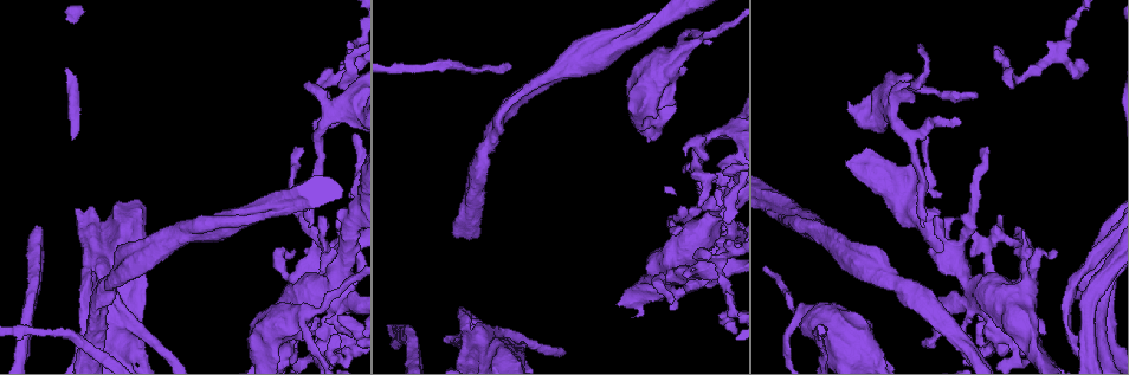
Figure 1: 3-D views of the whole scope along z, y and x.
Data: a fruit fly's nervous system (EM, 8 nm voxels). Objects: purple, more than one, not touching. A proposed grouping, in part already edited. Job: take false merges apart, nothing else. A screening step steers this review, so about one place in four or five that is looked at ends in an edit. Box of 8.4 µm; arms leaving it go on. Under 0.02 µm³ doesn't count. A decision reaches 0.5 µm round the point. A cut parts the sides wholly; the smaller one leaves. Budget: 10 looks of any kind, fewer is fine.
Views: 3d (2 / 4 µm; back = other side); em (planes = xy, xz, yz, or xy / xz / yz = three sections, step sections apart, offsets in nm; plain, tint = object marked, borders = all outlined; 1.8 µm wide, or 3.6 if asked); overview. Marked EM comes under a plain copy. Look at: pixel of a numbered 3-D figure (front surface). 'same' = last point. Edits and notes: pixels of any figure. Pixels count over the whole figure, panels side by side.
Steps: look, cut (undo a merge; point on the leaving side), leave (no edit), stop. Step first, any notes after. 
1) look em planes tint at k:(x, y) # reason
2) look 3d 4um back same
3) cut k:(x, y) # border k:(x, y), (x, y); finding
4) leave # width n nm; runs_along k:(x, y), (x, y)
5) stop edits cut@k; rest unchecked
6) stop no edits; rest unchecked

look em yz step 4 tint at 1:(693, 153) # three-way junction

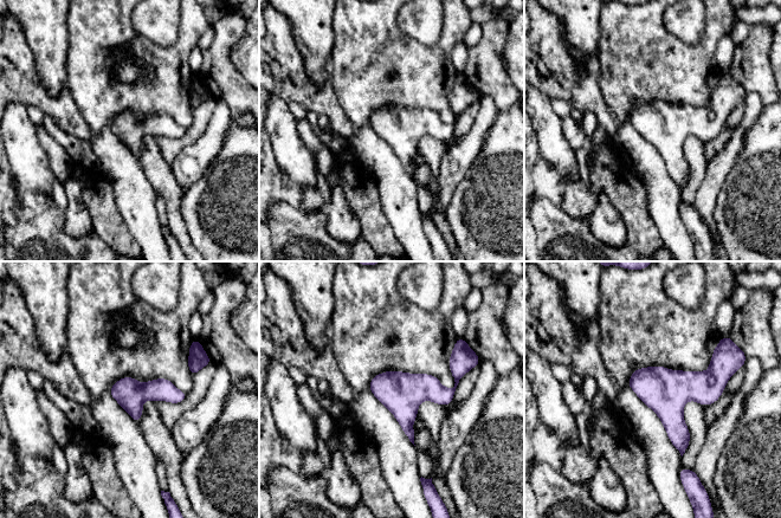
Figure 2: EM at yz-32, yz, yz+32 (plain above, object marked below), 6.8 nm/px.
look em planes tint same

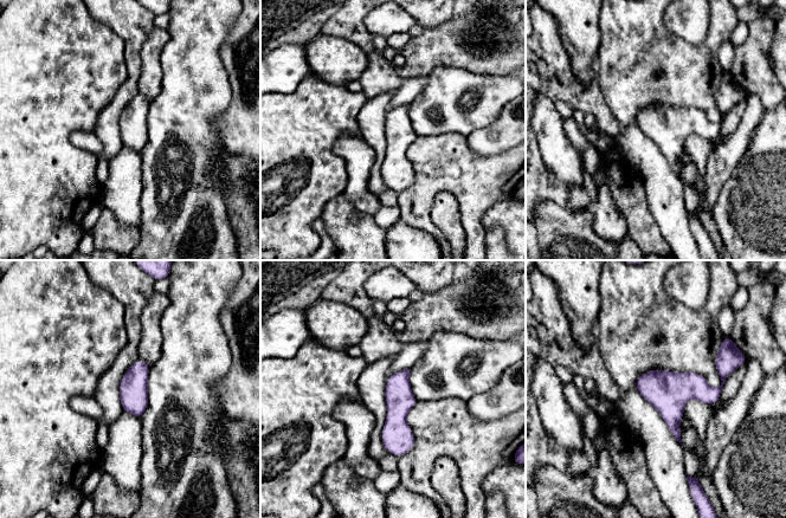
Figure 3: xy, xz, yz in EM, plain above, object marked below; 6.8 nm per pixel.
leave # one neuron here

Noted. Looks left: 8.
look em planes tint at 1:(869, 268) # arms part here

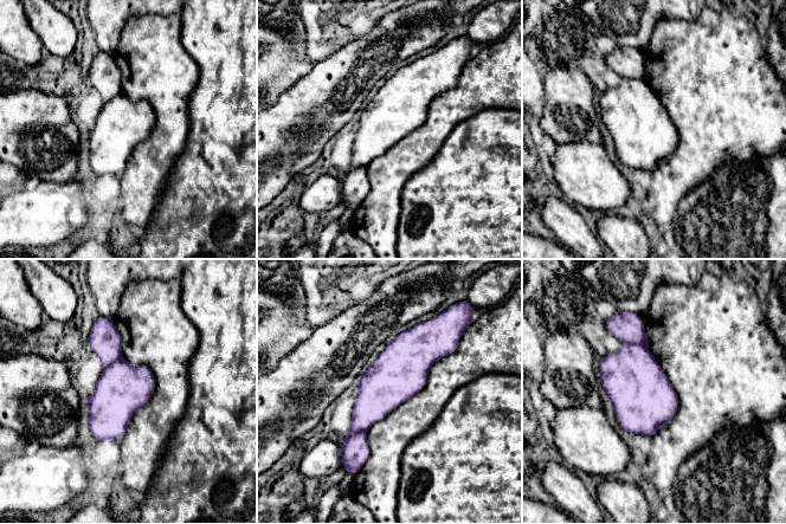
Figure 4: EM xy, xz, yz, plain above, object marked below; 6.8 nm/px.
cut 4:(627, 328) # two neurons meet here

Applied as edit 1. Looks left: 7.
look overview

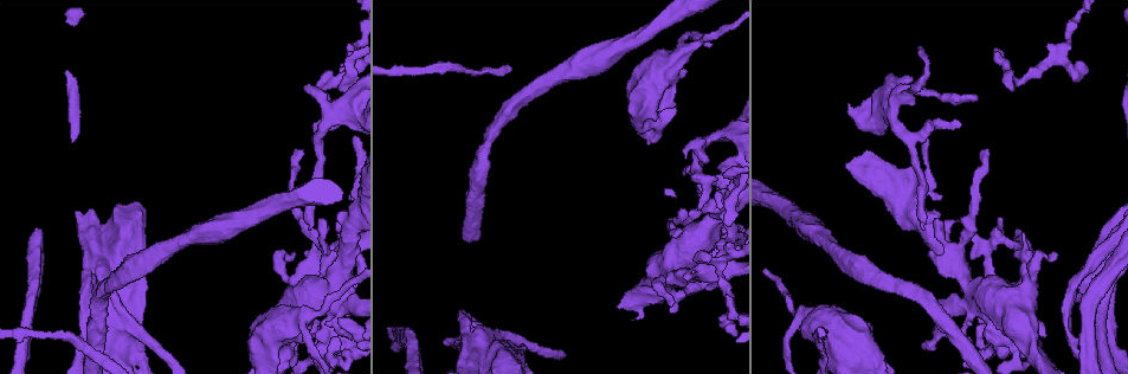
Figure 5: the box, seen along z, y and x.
look em planes tint at 5:(708, 240) # abrupt turn

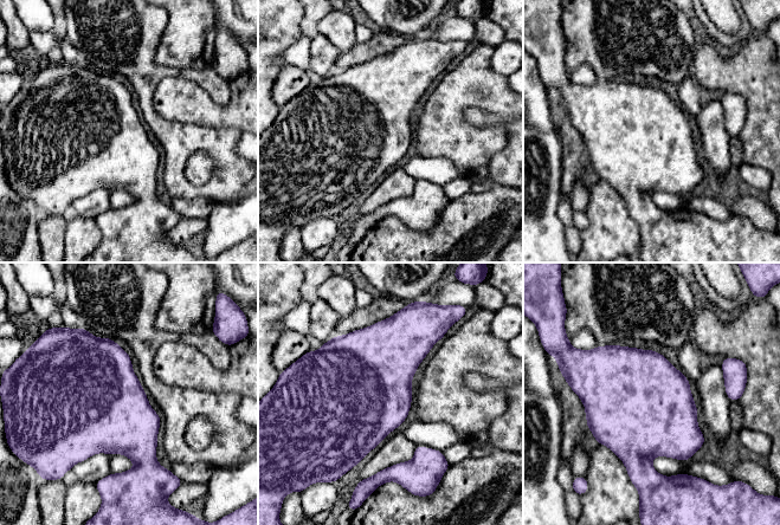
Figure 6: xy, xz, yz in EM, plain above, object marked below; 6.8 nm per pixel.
leave # one neuron here

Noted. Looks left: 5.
look em 3.6um xz step 4 tint at 5:(1098, 339) # calibre changes

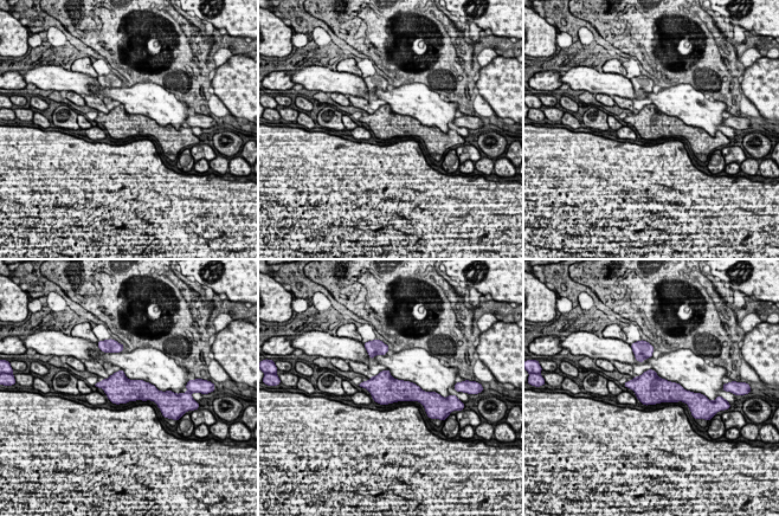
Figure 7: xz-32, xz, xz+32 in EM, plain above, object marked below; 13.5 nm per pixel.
look em 3.6um planes borders same # cut it another way

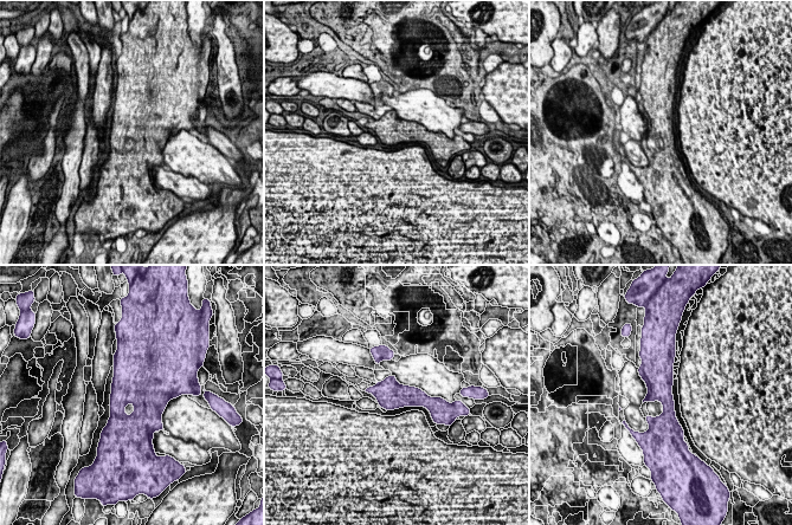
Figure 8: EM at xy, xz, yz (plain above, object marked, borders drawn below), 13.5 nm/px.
leave # all the same neuron

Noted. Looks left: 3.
stop edits cut@4; rest unchecked

